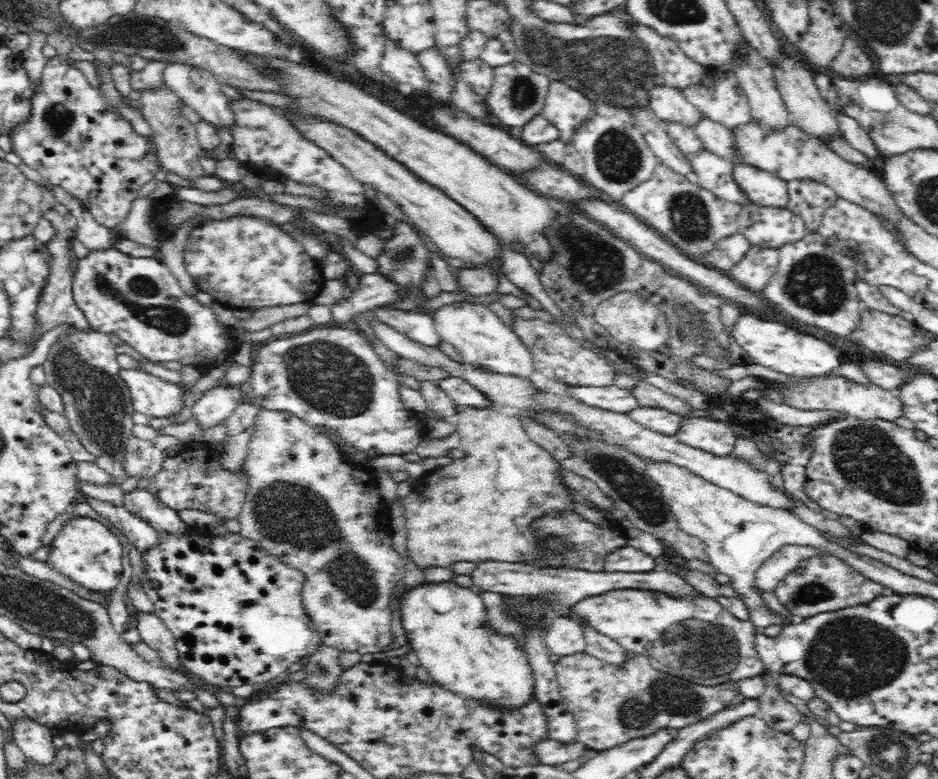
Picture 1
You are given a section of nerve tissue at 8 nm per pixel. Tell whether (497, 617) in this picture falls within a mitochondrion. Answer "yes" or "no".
yes

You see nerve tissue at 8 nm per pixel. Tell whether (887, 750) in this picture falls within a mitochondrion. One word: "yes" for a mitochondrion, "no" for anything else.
yes

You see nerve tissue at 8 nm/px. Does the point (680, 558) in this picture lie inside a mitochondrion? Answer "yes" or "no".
no

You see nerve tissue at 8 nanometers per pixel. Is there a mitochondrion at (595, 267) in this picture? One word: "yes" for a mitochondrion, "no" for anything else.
yes

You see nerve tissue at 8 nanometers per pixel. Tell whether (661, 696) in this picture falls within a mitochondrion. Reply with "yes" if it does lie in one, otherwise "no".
yes

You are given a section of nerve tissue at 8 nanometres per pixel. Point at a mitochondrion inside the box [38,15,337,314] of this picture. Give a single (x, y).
(59, 118)

